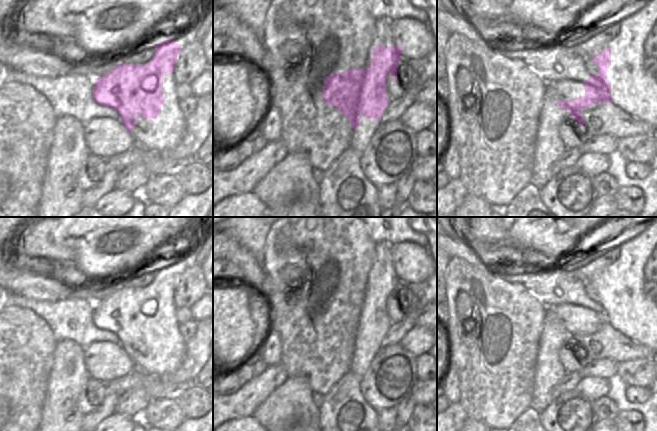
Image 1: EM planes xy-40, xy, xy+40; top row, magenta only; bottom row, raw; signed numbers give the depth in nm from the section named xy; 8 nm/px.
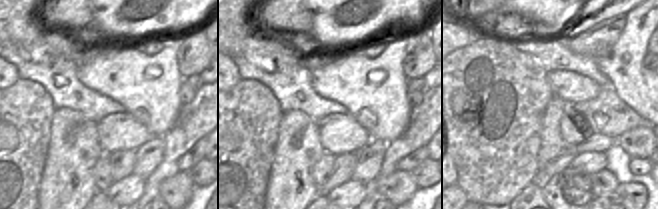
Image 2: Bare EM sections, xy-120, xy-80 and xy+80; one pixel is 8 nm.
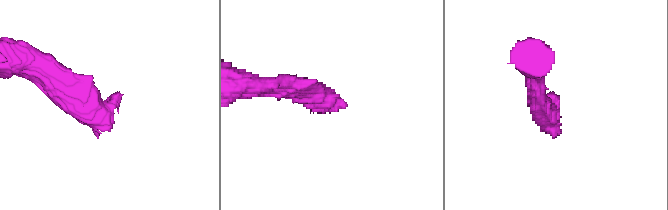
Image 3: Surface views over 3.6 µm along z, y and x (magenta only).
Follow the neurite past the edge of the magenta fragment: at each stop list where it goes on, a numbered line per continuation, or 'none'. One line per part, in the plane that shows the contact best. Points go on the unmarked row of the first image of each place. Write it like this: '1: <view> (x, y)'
1: xy (410, 255)

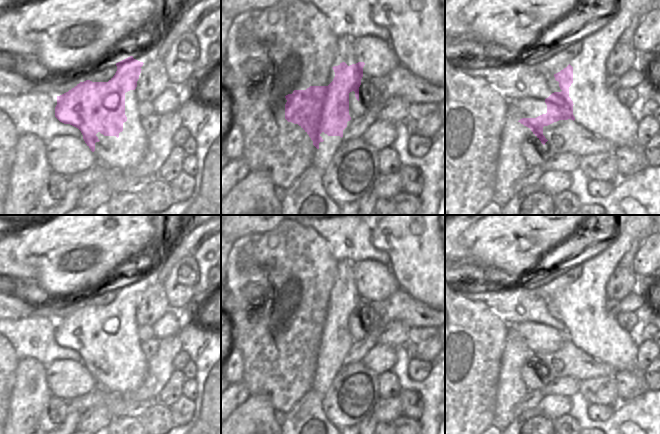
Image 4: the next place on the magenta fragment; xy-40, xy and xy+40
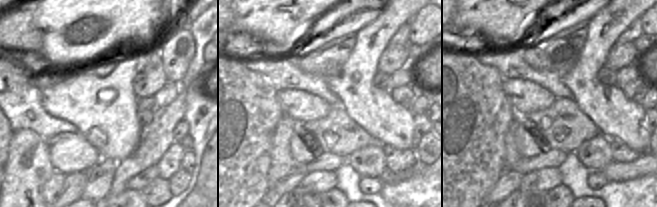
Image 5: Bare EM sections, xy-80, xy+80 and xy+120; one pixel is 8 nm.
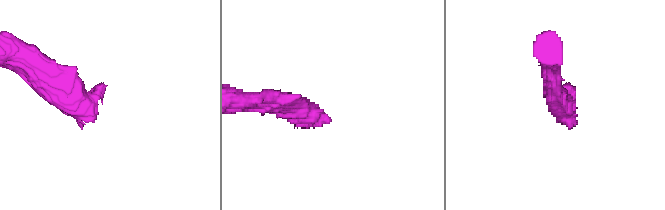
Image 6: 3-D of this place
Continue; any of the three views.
1: xy (372, 273)

